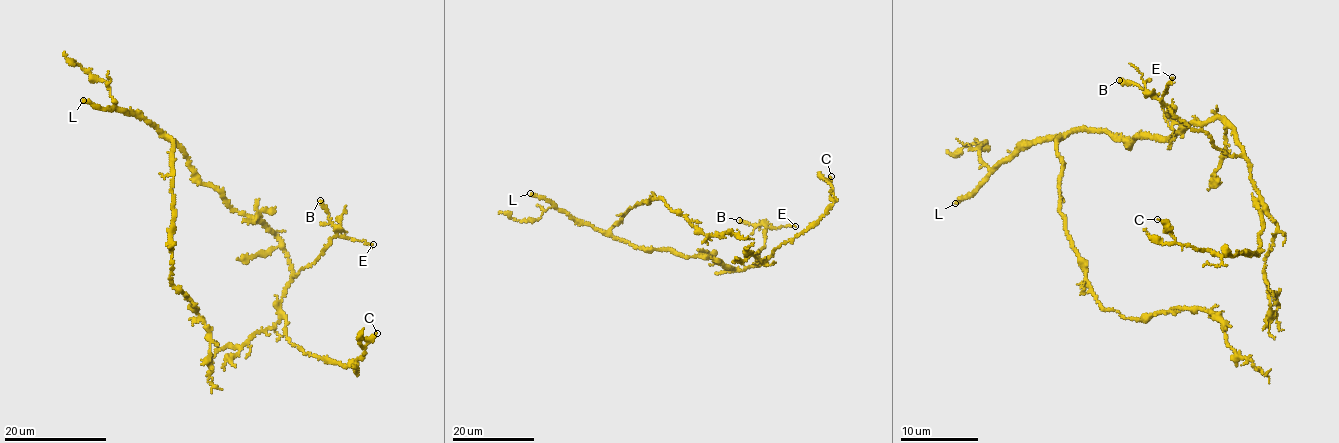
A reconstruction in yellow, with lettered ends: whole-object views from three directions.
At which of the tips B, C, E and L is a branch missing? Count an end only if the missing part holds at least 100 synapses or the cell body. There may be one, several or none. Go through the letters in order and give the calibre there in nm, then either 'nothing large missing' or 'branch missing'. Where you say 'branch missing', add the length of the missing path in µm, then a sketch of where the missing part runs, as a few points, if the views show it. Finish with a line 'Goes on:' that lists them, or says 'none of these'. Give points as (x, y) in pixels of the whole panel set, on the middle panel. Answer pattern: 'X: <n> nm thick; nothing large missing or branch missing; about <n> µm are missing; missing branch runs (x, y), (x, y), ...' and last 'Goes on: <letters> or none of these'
B: 360 nm thick; nothing large missing
C: 170 nm thick; nothing large missing
E: 130 nm thick; nothing large missing
L: 360 nm thick; branch missing; about 100 µm are missing
Goes on: L

